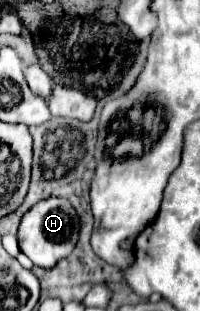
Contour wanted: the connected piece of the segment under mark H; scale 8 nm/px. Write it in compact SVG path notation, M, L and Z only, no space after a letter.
M46 198L46 200L40 200L36 206L32 206L30 212L24 214L18 230L18 242L20 242L20 250L36 266L54 268L62 258L66 258L74 250L78 242L78 234L80 234L80 218L74 206L70 204L70 200Z

